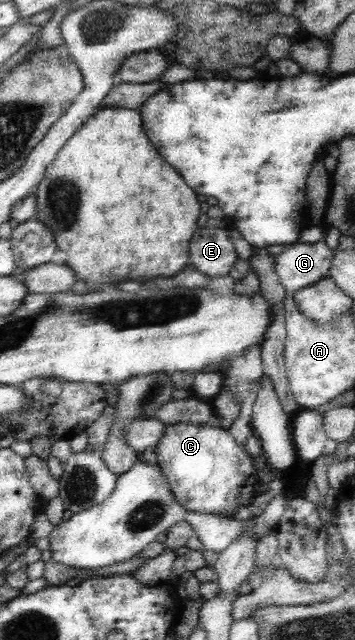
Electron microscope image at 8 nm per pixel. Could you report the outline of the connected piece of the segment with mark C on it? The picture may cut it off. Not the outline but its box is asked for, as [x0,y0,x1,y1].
[154,424,259,518]

